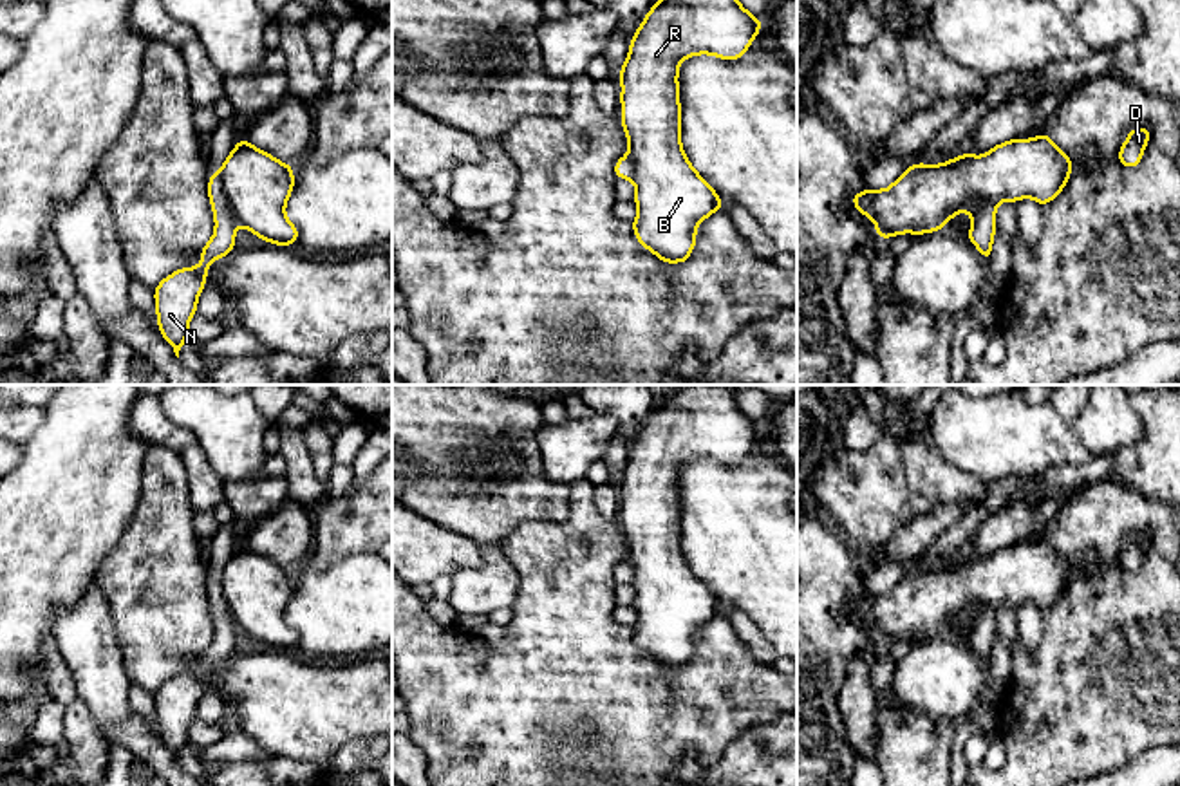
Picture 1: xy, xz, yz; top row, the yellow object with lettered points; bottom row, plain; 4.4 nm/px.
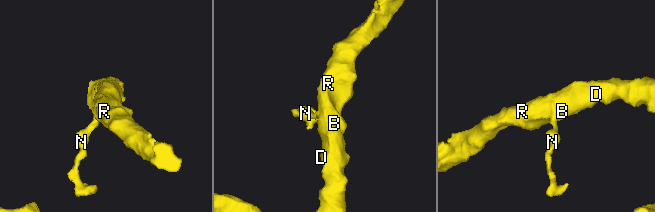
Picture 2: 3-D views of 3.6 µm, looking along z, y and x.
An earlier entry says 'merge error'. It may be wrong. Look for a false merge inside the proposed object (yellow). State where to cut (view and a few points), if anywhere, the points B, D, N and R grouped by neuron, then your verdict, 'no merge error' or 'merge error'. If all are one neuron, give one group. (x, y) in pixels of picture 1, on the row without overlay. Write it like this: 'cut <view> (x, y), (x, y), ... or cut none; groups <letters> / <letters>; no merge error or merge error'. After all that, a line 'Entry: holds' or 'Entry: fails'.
cut xy (219, 577), (223, 598), (239, 627); groups B D R / N; merge error
Entry: holds

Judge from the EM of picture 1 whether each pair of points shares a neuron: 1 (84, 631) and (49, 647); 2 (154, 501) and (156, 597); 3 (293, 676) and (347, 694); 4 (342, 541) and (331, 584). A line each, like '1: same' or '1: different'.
1: different
2: same
3: same
4: different

